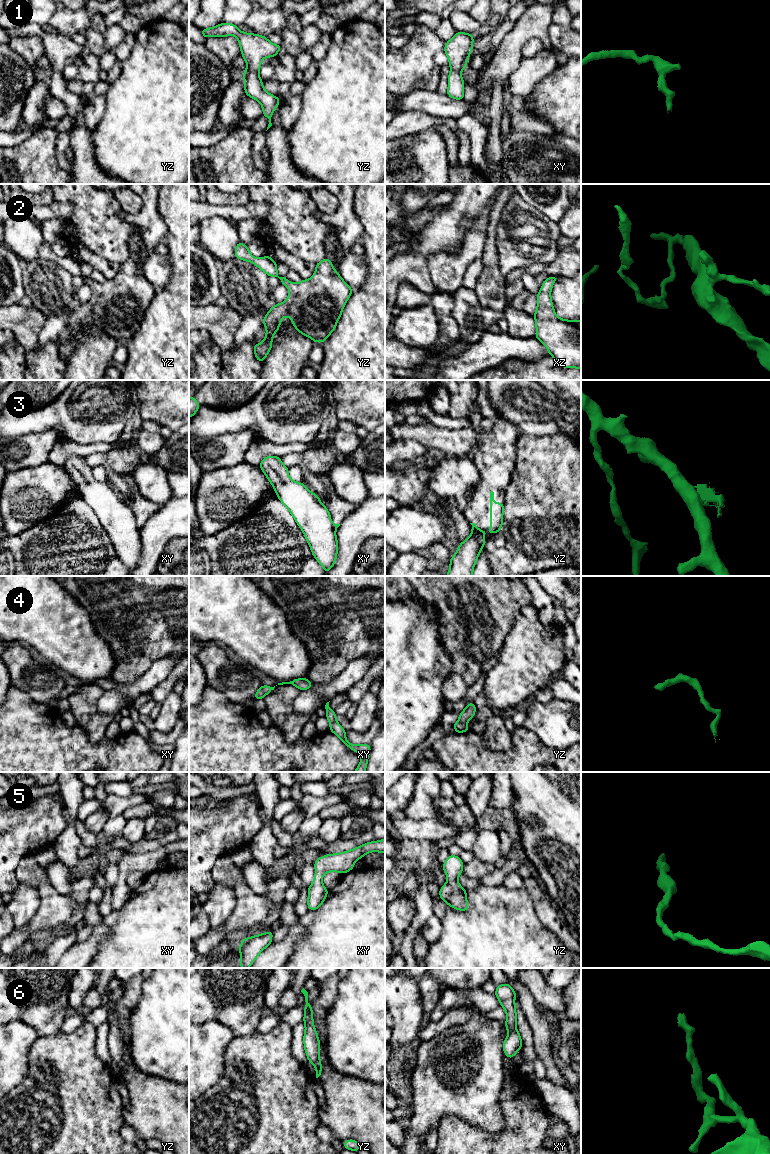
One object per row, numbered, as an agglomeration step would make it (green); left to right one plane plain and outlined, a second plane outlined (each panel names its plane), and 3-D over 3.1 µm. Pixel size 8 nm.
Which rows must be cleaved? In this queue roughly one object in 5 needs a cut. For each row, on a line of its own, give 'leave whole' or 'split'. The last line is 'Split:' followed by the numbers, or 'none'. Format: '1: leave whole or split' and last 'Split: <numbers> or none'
1: leave whole
2: leave whole
3: split
4: leave whole
5: leave whole
6: leave whole
Split: 3

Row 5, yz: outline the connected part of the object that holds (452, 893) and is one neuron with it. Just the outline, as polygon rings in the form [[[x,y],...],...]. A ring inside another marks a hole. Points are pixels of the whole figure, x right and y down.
[[[449,855],[443,863],[443,870],[448,881],[440,888],[439,896],[453,909],[466,911],[469,908],[467,902],[467,890],[465,890],[457,881],[461,875],[464,863],[459,856]]]

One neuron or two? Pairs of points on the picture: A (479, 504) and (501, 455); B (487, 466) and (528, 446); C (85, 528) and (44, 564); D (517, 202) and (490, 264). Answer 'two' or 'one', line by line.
A: one
B: two
C: one
D: two

